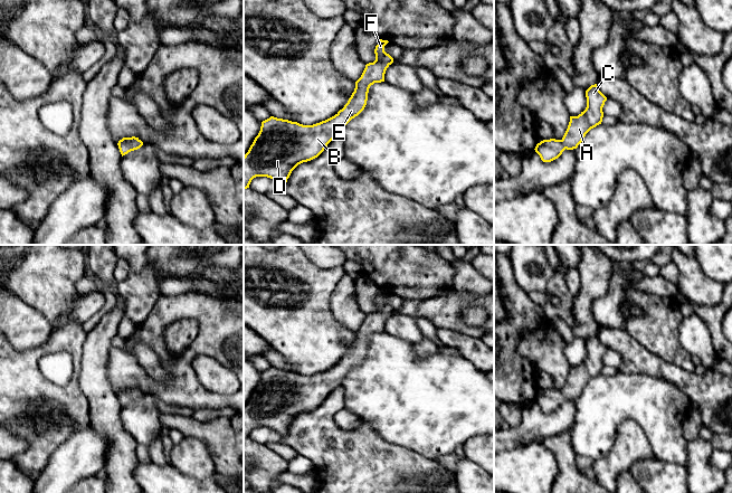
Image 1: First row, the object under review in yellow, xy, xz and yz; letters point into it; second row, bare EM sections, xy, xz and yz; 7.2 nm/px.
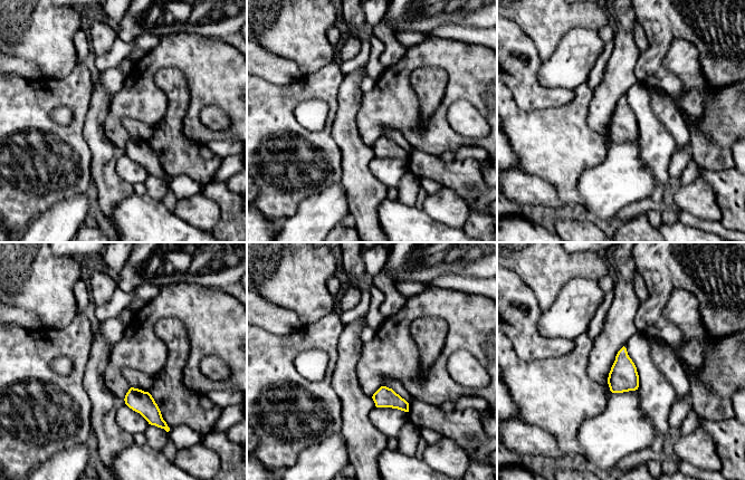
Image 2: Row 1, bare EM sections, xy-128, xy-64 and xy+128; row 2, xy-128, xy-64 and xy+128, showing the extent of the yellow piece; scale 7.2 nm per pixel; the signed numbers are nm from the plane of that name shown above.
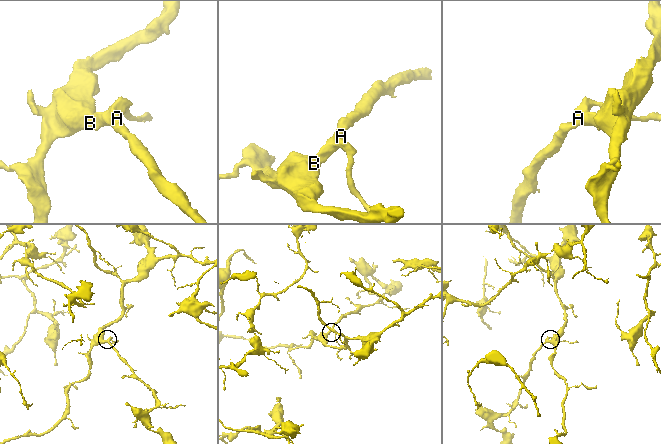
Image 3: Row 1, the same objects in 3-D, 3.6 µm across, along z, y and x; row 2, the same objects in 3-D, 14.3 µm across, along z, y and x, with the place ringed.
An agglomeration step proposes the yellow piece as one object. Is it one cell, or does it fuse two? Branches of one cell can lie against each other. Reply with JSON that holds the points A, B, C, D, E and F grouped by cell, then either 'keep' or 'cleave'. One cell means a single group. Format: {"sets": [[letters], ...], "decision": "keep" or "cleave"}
{"sets": [["A", "B", "C", "D", "E", "F"]], "decision": "keep"}

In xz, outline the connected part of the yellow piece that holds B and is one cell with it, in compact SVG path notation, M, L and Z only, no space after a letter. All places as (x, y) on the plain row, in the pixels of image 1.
M380 290L374 300L375 311L365 315L348 353L334 367L313 376L303 376L274 367L262 372L258 386L244 406L244 440L249 438L256 427L267 427L285 436L298 415L317 408L333 389L342 385L344 377L364 360L370 336L384 332L386 321L393 313L393 309L384 302L388 293Z

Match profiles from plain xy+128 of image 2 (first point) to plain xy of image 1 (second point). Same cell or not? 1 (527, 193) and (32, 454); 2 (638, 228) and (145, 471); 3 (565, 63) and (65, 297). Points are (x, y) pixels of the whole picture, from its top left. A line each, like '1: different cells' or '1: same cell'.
1: different cells
2: different cells
3: different cells

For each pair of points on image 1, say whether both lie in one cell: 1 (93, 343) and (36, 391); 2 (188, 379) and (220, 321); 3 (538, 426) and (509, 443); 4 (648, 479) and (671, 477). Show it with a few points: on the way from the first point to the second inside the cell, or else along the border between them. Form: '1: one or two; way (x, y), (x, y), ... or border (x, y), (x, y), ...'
1: two; border (87, 333), (84, 340), (79, 377), (77, 379)
2: one; way (187, 364), (187, 358), (209, 335)
3: one; way (531, 428), (515, 436)
4: one; way (654, 479), (665, 479)

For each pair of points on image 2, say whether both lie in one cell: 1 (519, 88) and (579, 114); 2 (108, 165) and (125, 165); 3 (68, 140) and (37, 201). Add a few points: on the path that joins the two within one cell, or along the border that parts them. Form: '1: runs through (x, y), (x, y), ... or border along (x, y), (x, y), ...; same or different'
1: border along (573, 92), (573, 97), (563, 105), (534, 109); different
2: border along (124, 153), (117, 160), (116, 173), (132, 185); different
3: runs through (55, 155), (41, 169), (41, 181), (37, 185); same

